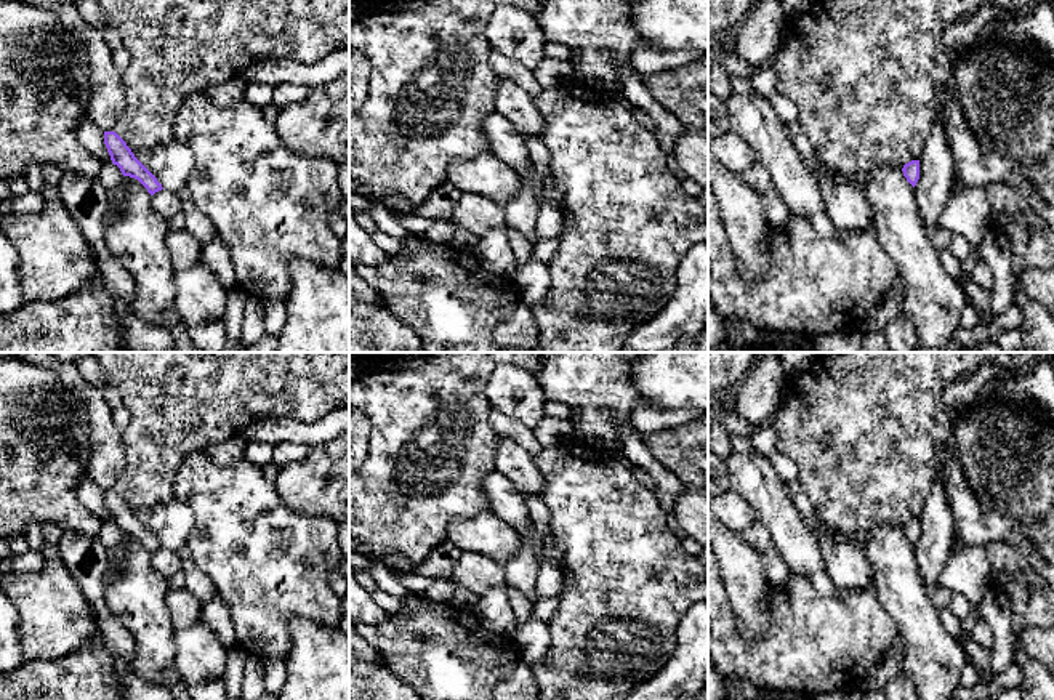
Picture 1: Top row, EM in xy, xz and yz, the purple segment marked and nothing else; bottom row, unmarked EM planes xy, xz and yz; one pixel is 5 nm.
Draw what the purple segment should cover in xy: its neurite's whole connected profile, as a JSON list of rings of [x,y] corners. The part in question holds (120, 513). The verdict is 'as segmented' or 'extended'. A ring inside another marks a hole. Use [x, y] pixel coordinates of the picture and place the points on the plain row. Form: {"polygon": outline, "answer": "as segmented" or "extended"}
{"polygon": [[[104,490],[104,503],[112,522],[120,527],[123,535],[138,538],[151,554],[163,548],[157,537],[135,516],[115,490]]], "answer": "as segmented"}

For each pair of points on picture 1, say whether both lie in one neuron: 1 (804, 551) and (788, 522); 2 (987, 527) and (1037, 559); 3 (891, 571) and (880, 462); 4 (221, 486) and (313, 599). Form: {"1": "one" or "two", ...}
{"1": "one", "2": "one", "3": "two", "4": "one"}

